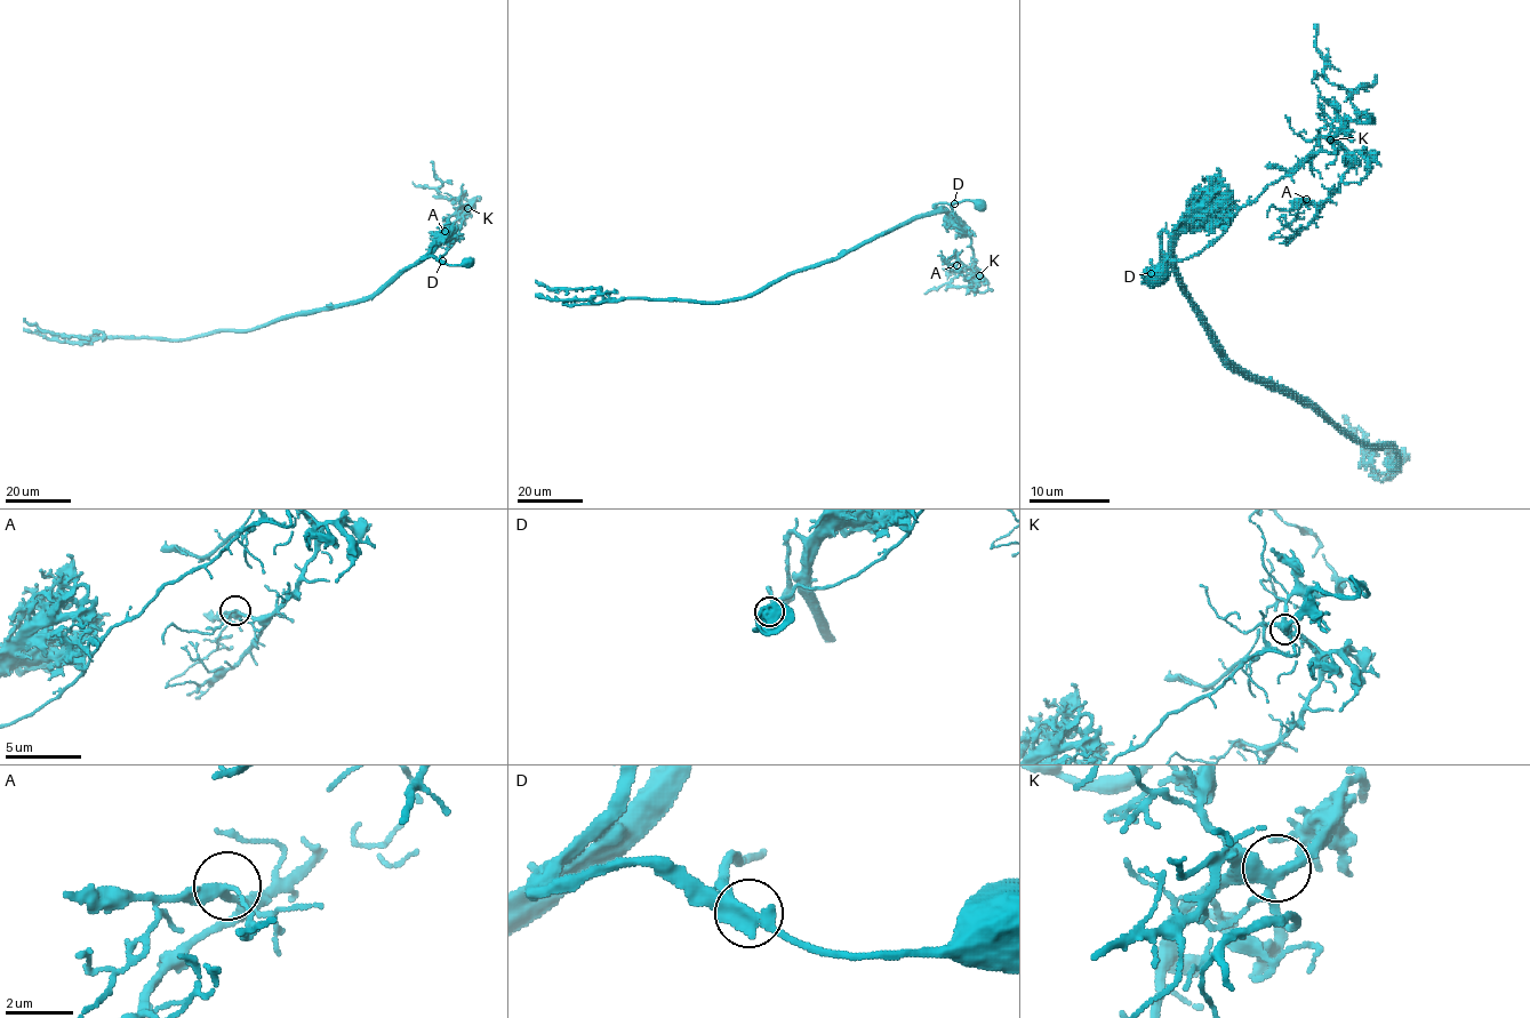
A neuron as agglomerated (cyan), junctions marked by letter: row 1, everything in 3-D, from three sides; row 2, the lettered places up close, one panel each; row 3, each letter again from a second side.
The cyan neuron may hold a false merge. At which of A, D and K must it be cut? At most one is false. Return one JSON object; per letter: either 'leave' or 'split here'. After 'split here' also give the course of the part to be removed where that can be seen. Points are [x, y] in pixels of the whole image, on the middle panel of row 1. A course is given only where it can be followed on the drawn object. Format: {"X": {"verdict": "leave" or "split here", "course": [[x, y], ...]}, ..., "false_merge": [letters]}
{"A": {"verdict": "leave"}, "D": {"verdict": "split here", "course": [[953, 203], [953, 215], [970, 238], [975, 266], [991, 290], [954, 287], [951, 282], [955, 275], [943, 269]]}, "K": {"verdict": "leave"}, "false_merge": ["D"]}

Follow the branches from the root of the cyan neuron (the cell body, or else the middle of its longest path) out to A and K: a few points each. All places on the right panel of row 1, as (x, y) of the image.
A: (1154, 280), (1144, 283), (1338, 144), (1343, 182), (1306, 199)
K: (1154, 280), (1144, 283), (1168, 259), (1182, 262), (1209, 247), (1270, 184), (1318, 152), (1332, 154), (1330, 139)

